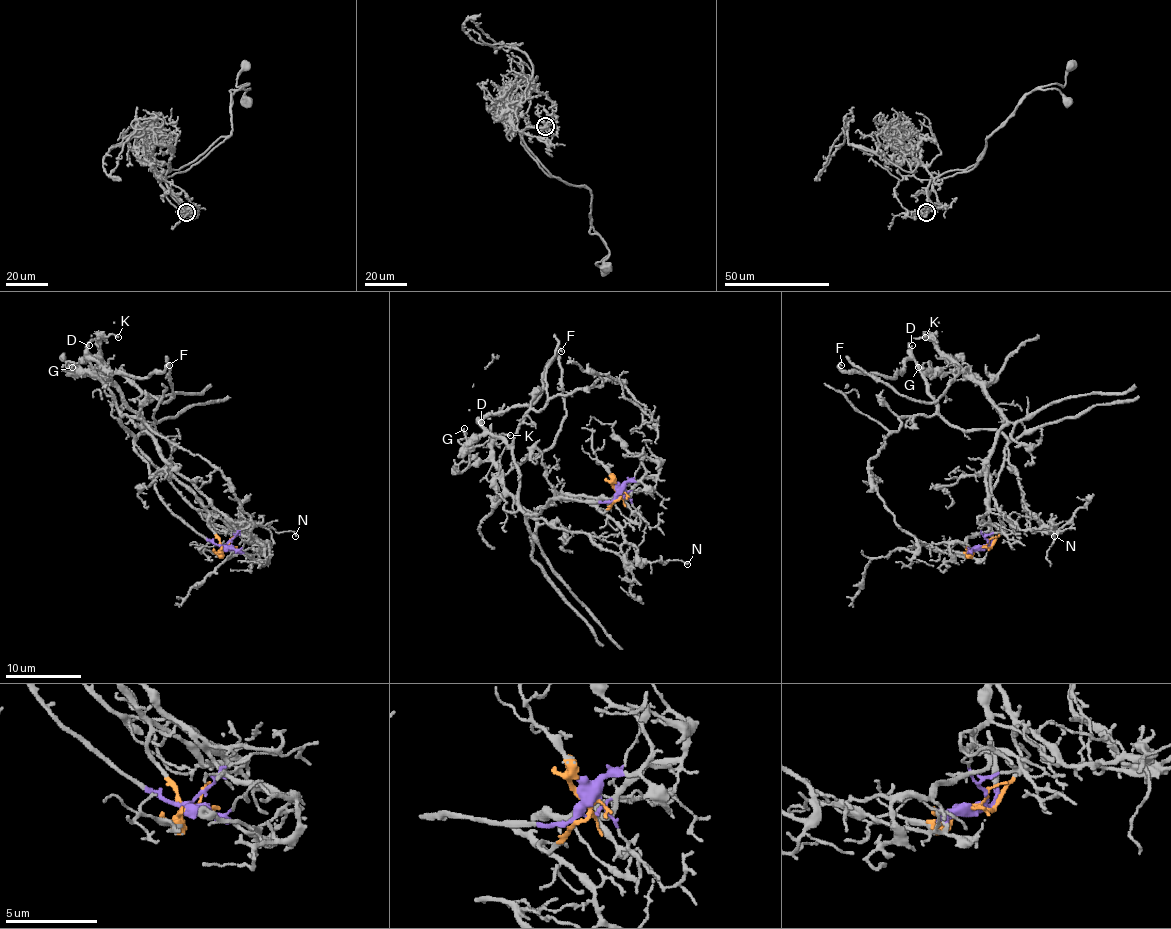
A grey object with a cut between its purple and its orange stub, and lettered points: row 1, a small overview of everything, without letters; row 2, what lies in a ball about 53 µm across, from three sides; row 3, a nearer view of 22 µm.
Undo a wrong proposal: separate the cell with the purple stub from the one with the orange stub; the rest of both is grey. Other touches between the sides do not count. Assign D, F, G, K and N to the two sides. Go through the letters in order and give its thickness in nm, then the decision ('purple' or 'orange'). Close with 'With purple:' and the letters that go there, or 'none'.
D: calibre 200 nm; purple
F: calibre 240 nm; purple
G: calibre 100 nm; purple
K: calibre 150 nm; orange
N: calibre 140 nm; orange
With purple: D, F, G

